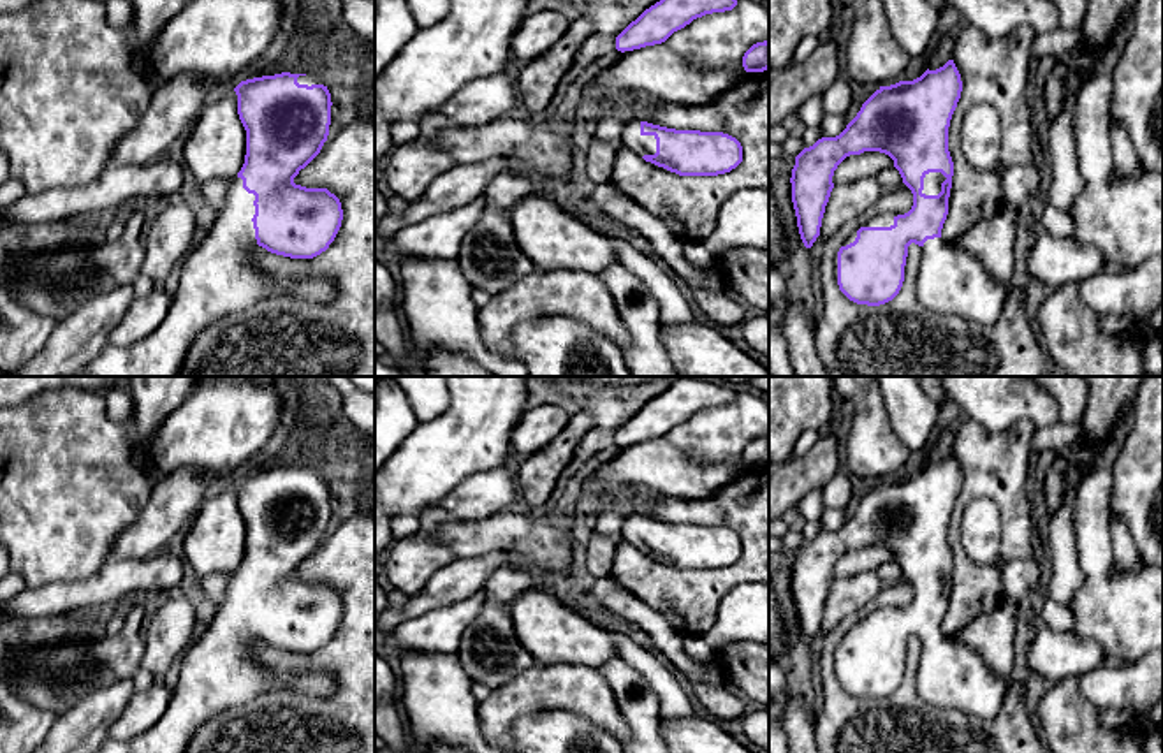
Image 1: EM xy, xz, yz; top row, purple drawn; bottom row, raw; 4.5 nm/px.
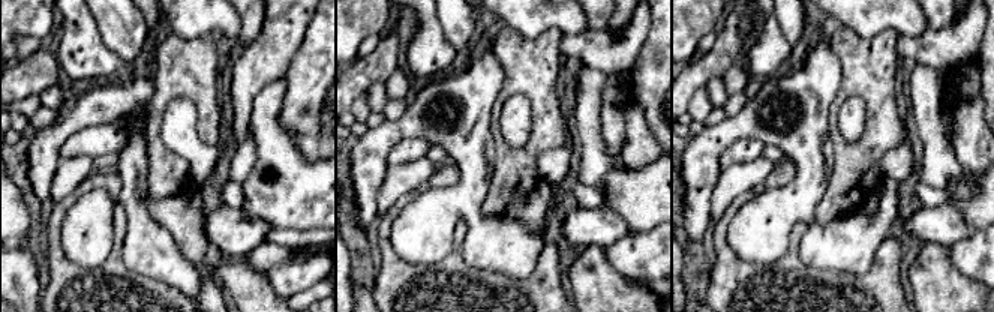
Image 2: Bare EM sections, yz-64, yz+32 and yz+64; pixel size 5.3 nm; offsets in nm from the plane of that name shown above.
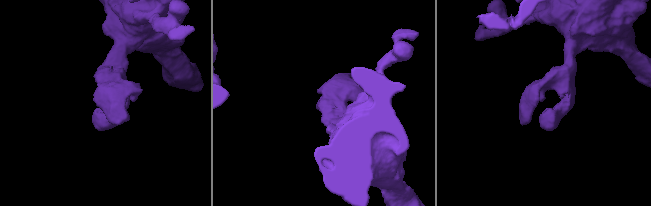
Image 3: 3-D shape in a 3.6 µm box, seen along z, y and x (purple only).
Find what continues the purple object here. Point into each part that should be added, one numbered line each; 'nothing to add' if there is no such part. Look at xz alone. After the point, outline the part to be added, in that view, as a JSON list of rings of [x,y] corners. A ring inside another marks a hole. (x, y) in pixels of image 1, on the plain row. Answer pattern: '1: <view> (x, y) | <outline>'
1: xz (630, 533) | [[[632,514],[623,523],[621,542],[623,542],[623,545],[637,547],[642,552],[644,549],[656,547],[656,533],[655,533],[655,530],[642,530],[640,515]]]

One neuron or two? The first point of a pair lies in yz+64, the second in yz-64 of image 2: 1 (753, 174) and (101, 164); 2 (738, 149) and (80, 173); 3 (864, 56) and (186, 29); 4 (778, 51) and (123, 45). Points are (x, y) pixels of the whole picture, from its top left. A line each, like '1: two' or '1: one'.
1: two
2: two
3: two
4: two

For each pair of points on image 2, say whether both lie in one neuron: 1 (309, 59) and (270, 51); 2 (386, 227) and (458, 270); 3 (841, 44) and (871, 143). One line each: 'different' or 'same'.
1: different
2: same
3: same

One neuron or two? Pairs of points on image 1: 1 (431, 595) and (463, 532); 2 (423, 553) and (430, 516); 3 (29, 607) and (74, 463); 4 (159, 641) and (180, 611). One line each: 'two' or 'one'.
1: two
2: one
3: two
4: one

